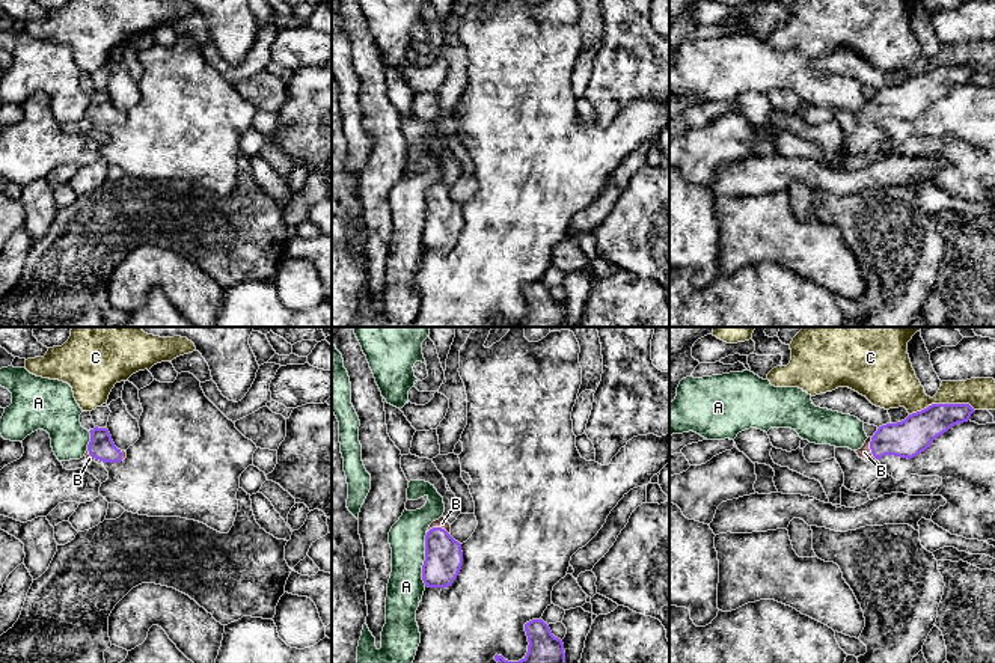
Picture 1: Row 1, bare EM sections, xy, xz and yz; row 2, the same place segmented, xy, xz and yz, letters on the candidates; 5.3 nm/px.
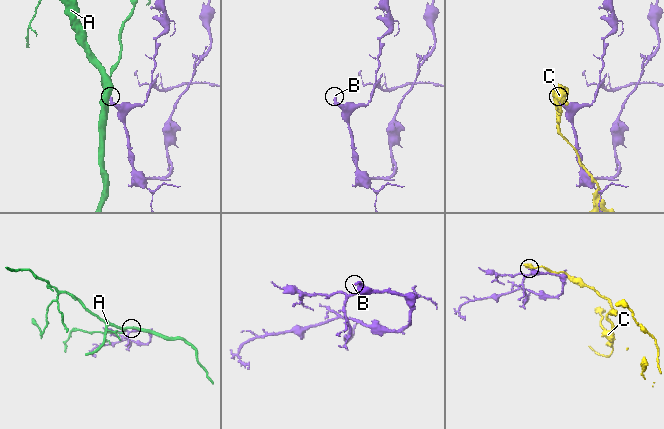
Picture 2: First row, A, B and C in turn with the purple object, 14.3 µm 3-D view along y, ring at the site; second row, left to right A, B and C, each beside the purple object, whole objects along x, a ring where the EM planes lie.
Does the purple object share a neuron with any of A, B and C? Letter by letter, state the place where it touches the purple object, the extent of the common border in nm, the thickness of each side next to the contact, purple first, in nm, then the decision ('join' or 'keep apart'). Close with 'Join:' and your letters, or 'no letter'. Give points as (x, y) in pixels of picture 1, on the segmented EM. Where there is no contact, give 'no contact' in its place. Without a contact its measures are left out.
A: xz (425, 559) | 280 nm | 200/190 nm | keep apart
B: yz (870, 448) | 130 nm | 200/70 nm | join
C: yz (941, 404) | 360 nm | 200/220 nm | keep apart
Join: B

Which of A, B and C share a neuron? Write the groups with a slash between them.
A / B / C

